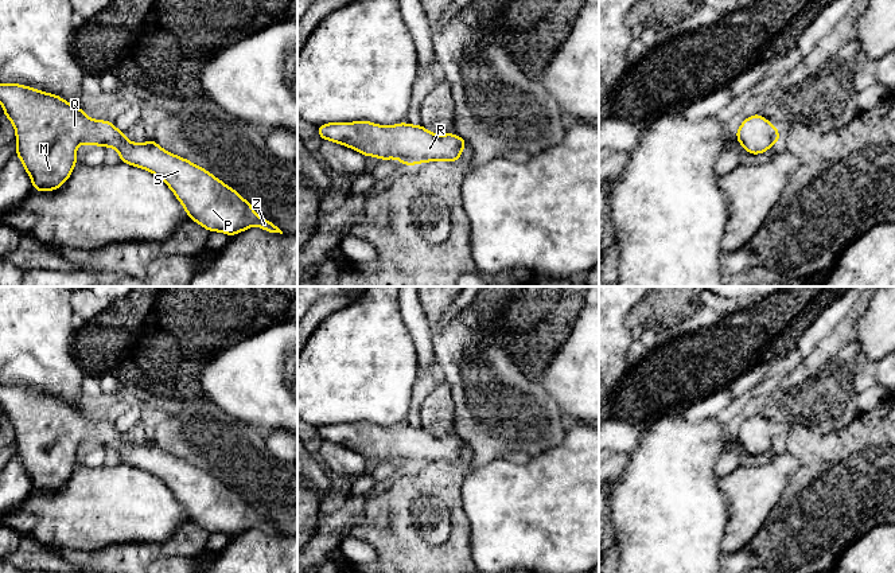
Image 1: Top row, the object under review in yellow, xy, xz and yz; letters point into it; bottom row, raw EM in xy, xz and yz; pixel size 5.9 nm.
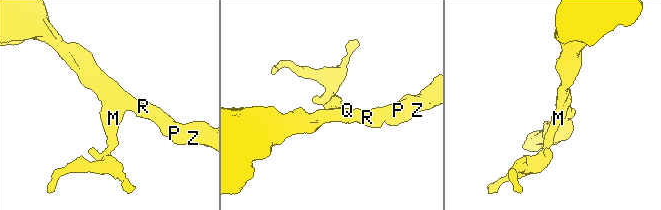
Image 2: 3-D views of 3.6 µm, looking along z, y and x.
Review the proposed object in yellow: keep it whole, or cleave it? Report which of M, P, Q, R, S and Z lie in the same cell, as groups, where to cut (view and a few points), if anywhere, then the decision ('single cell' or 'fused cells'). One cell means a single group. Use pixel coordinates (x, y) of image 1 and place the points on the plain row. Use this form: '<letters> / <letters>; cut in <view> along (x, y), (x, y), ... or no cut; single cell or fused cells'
M P Q R S Z; no cut; single cell

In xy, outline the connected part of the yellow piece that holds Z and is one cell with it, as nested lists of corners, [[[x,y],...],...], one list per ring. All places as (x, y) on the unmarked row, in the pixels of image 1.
[[[0,385],[0,405],[15,428],[16,456],[28,473],[35,492],[58,491],[70,479],[77,465],[75,451],[82,444],[92,448],[112,448],[118,453],[122,464],[147,471],[160,479],[179,500],[188,519],[210,534],[221,533],[231,538],[252,527],[260,527],[265,533],[283,535],[276,526],[260,519],[237,492],[199,467],[164,452],[153,440],[143,445],[131,444],[124,433],[116,430],[114,424],[92,421],[85,416],[85,410],[73,408],[59,397],[19,385]]]

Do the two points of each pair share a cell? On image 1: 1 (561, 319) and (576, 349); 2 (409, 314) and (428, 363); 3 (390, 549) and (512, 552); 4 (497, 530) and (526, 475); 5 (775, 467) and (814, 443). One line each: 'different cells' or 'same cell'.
1: different cells
2: same cell
3: different cells
4: same cell
5: different cells

